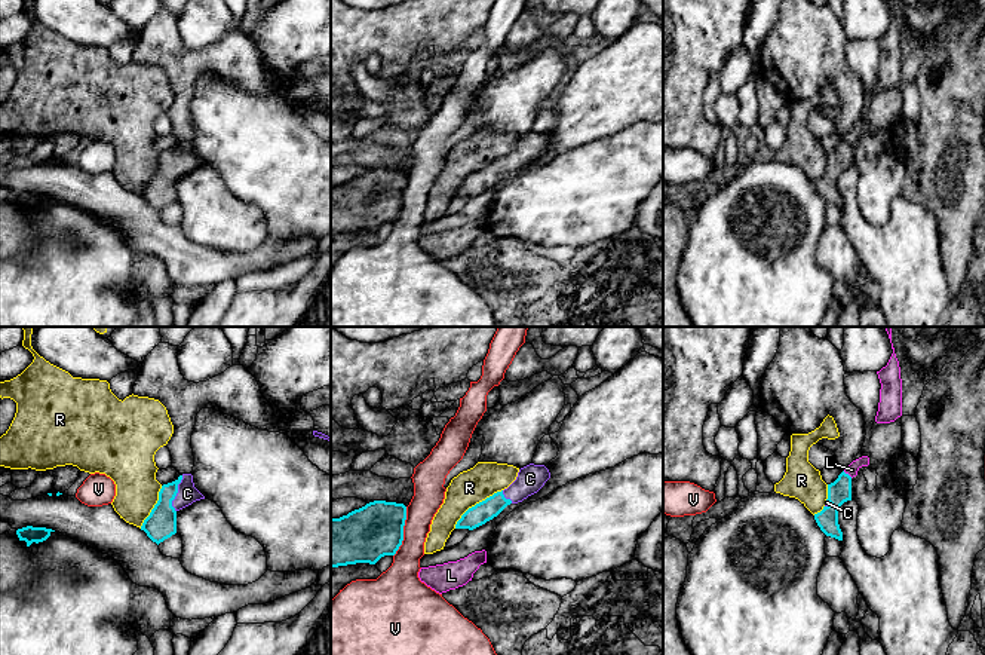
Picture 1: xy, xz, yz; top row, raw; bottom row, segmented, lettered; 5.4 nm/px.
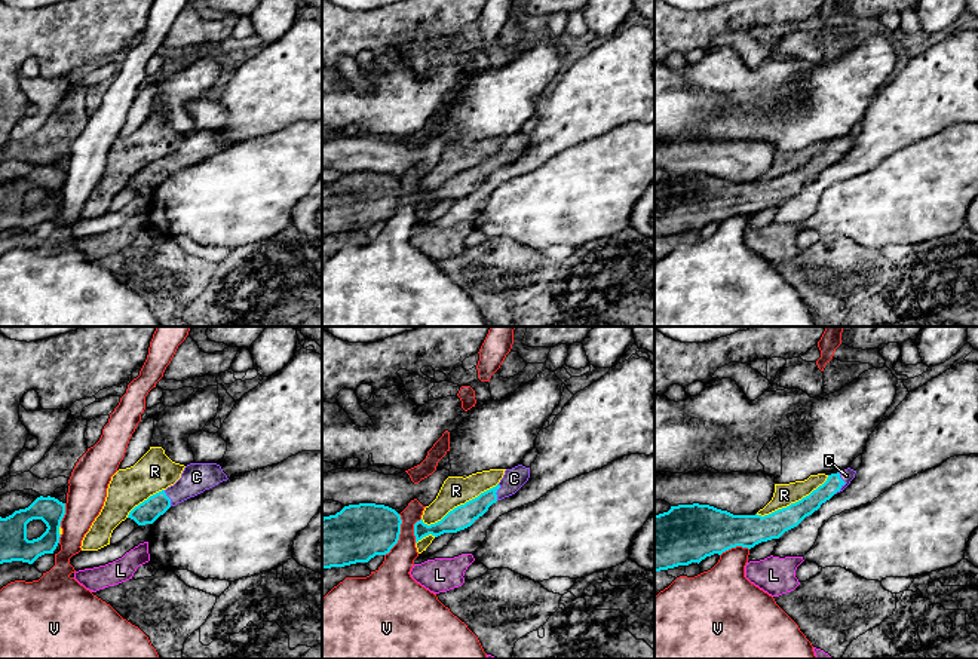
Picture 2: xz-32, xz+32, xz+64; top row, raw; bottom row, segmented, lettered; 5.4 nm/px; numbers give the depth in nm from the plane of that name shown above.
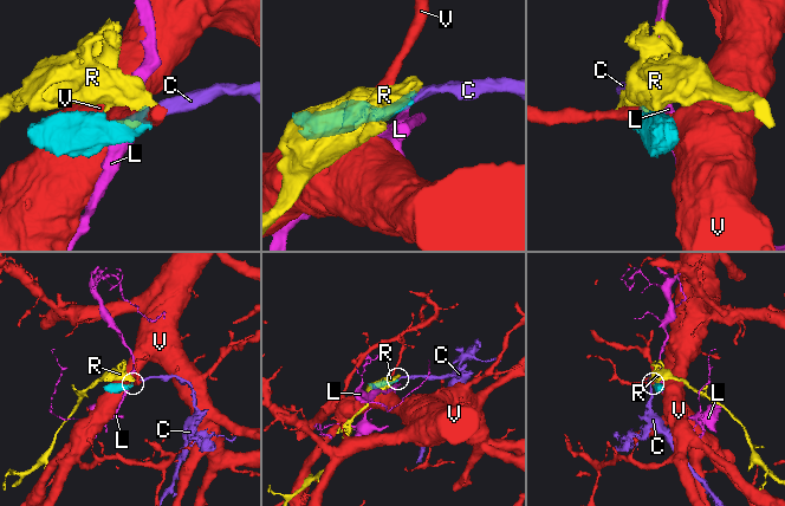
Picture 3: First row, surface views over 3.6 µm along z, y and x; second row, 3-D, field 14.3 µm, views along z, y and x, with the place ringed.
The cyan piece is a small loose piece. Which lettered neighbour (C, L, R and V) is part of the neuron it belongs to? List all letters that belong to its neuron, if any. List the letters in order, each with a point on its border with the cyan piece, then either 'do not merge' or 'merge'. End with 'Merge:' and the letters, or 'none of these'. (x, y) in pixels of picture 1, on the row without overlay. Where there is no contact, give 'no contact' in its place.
C: xy (177, 159) | merge
L: yz (847, 141) | do not merge
R: xz (476, 171) | do not merge
V: xz (402, 199) | do not merge
Merge: C

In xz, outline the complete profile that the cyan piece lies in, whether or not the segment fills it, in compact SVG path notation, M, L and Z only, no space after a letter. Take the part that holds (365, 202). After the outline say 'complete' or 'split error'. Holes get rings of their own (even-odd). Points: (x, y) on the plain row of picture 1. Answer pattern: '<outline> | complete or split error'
M374 168L331 186L331 235L369 230L395 223L403 208L406 174Z | complete

